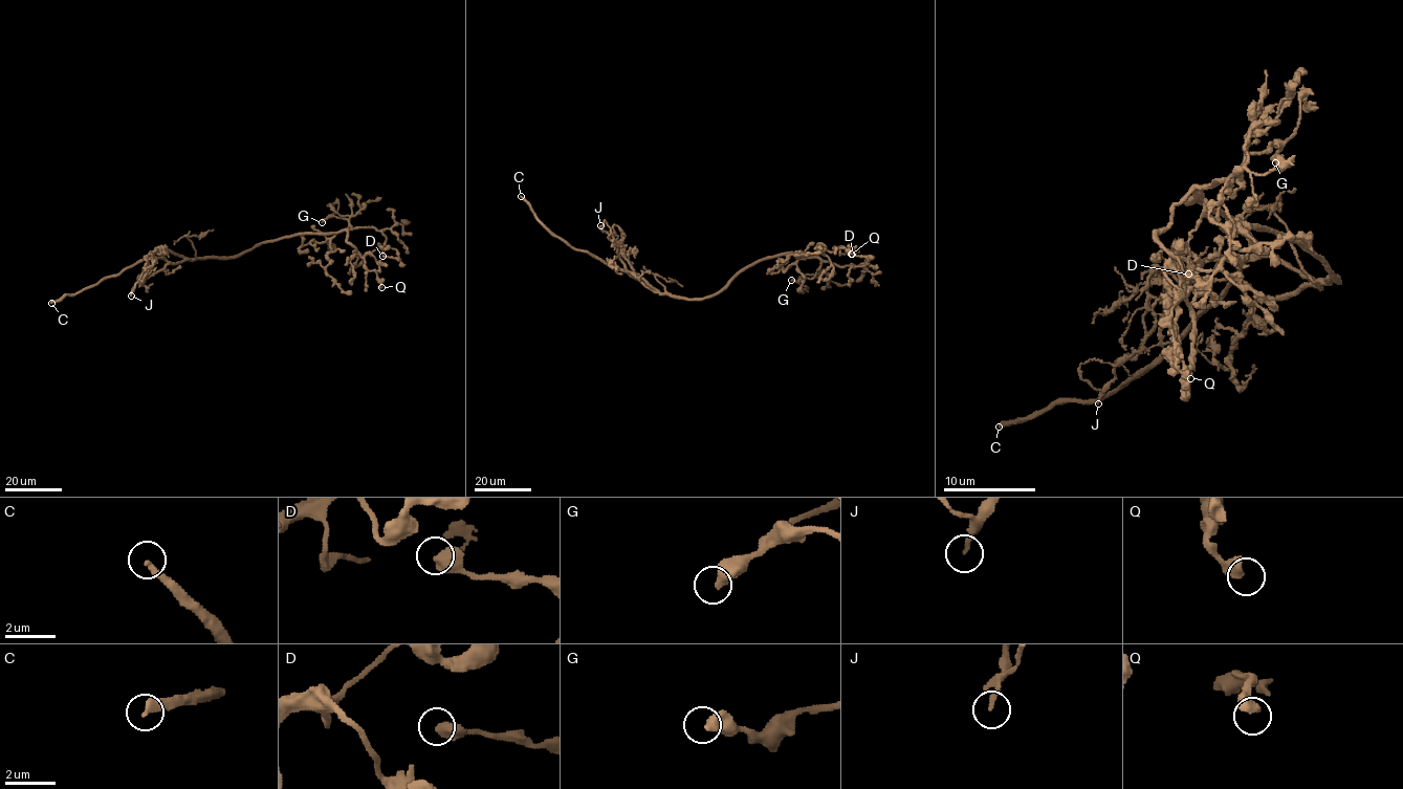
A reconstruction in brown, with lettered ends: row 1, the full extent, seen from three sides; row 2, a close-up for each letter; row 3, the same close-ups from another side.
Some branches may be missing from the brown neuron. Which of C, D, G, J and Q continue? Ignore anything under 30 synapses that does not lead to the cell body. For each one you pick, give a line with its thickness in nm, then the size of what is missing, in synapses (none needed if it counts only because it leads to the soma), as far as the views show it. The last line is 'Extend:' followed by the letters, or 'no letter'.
C: 360 nm thick
G: 500 nm thick; about 35 synapses
Extend: C, G

